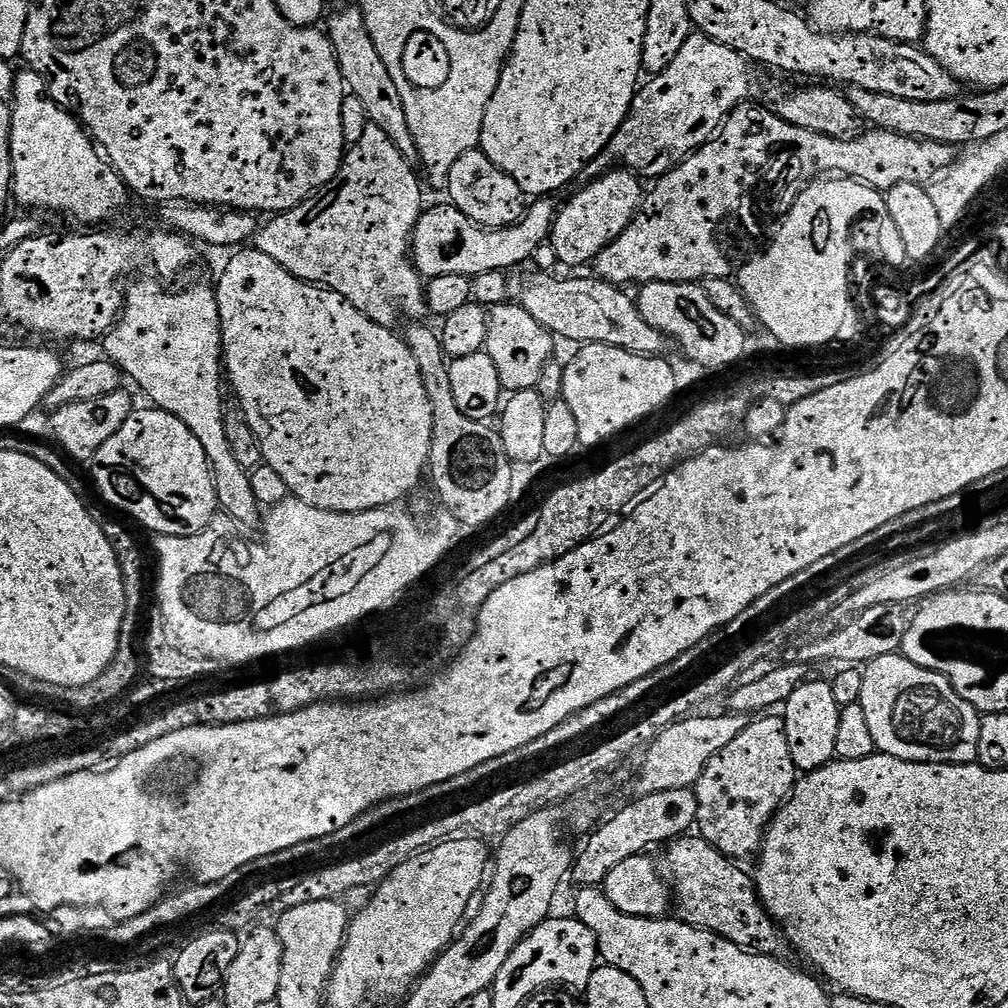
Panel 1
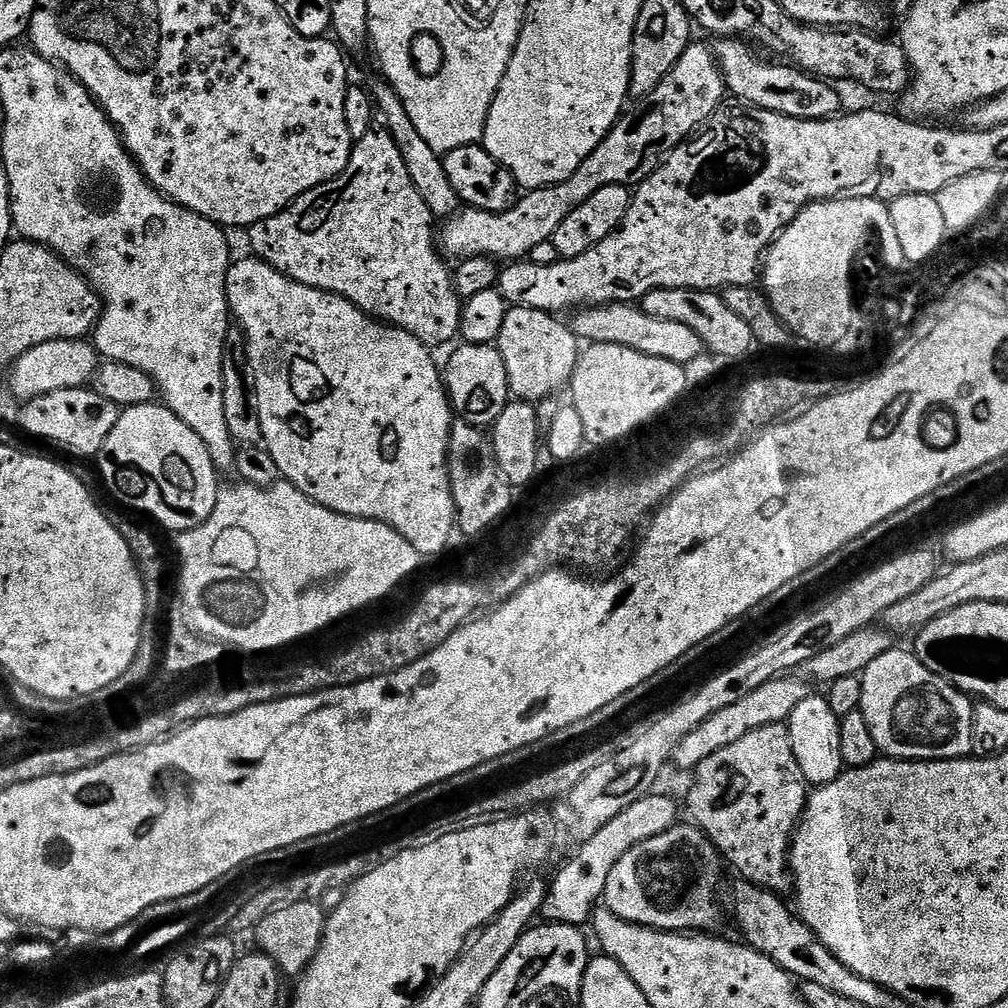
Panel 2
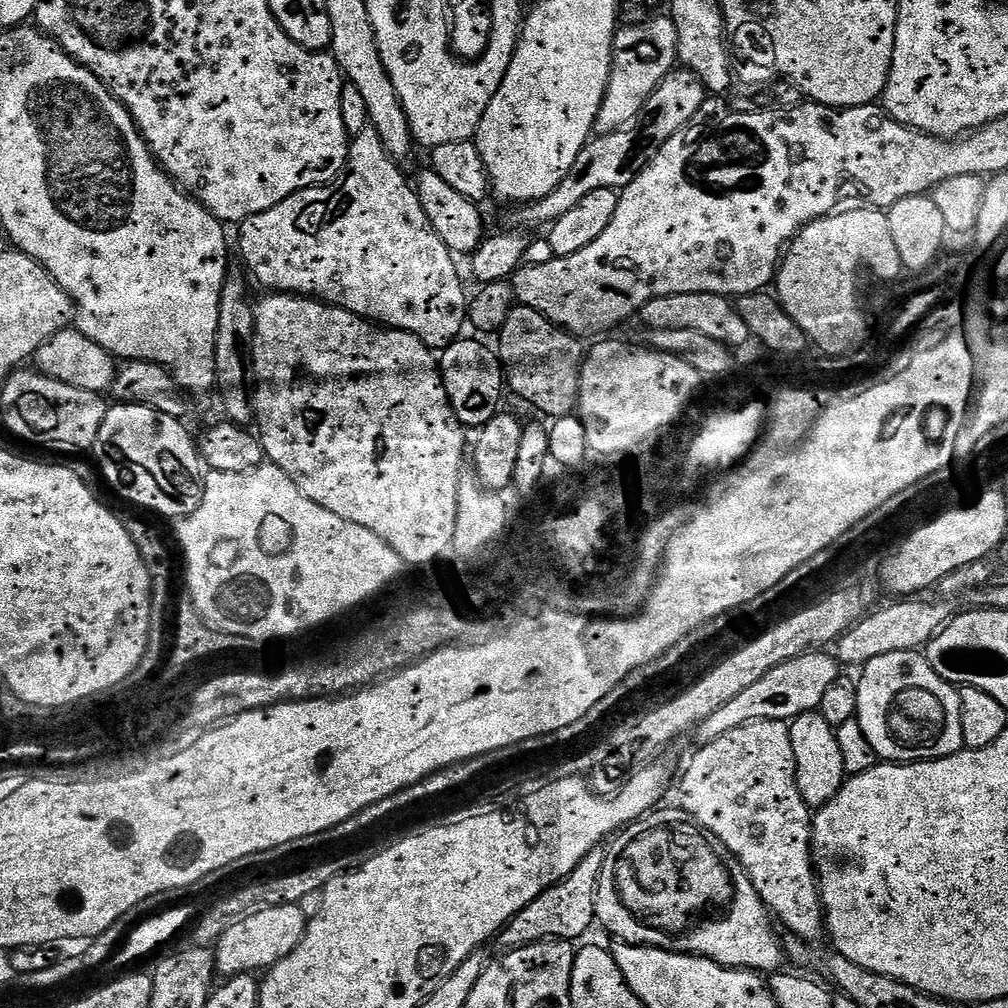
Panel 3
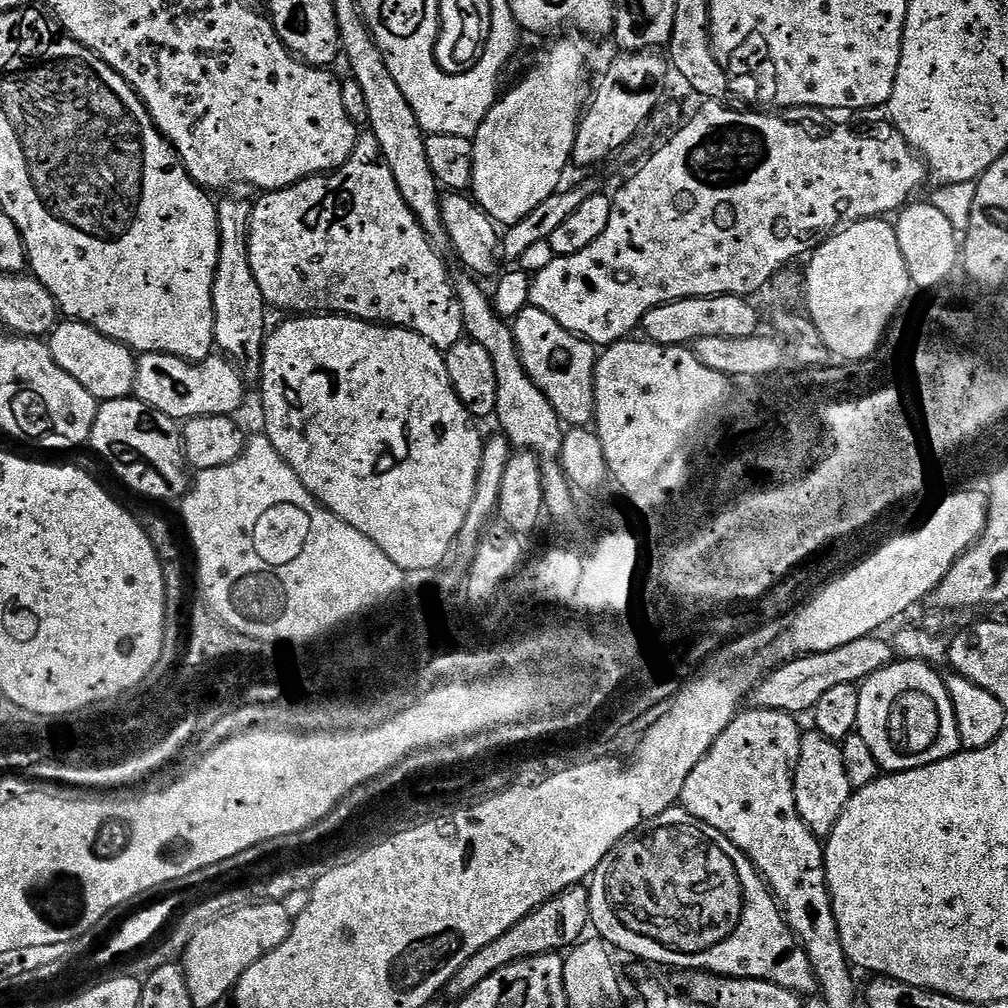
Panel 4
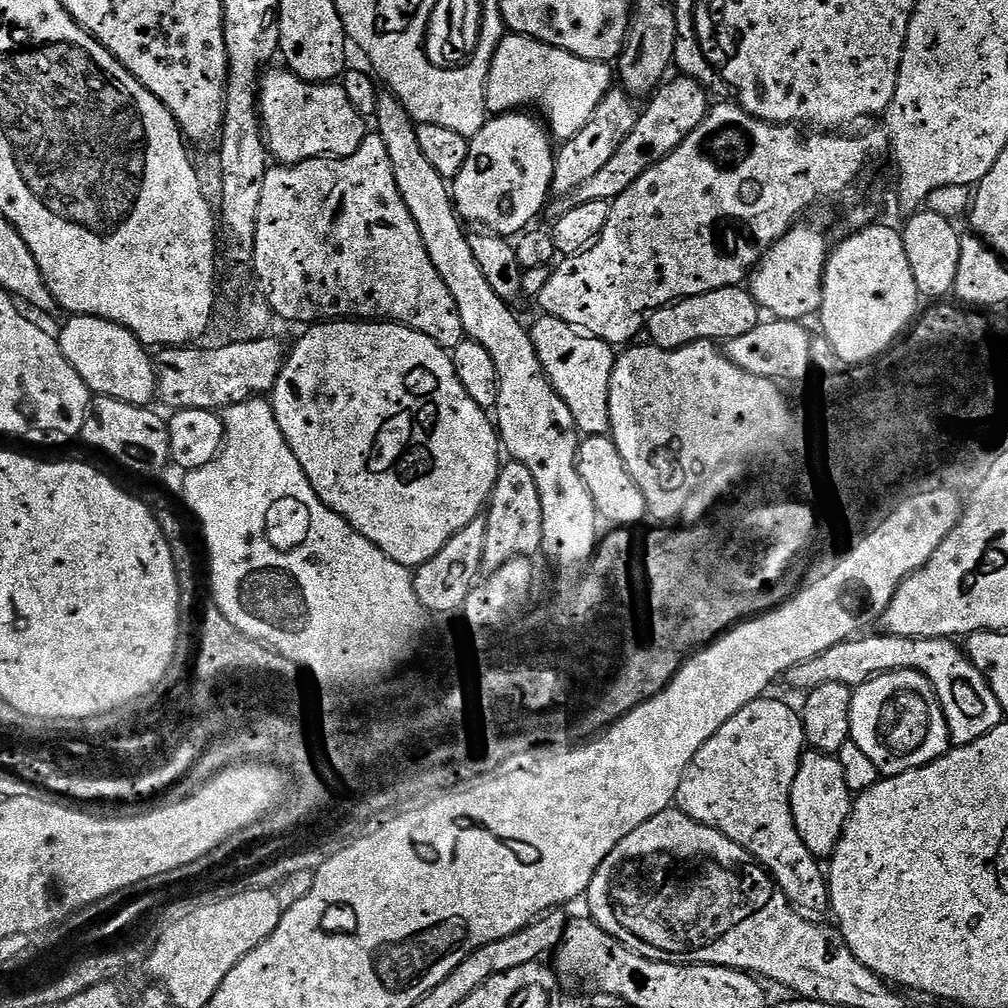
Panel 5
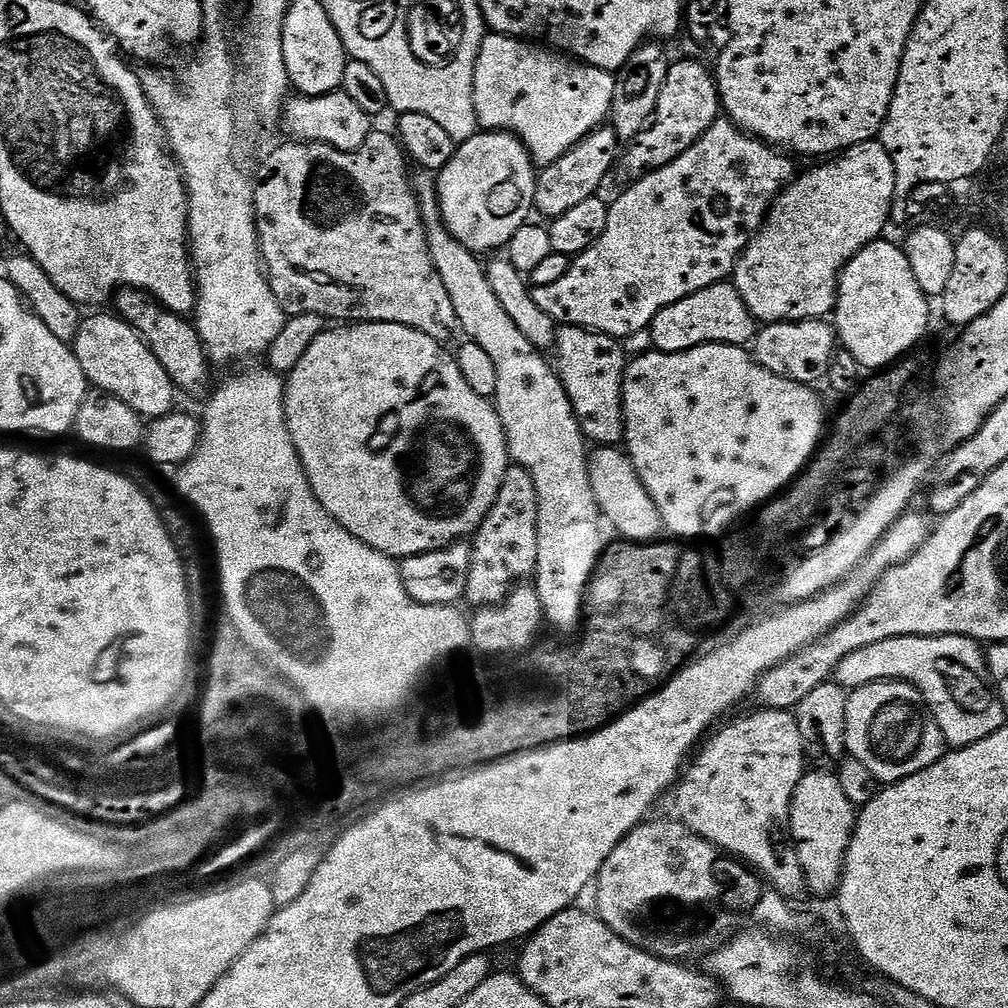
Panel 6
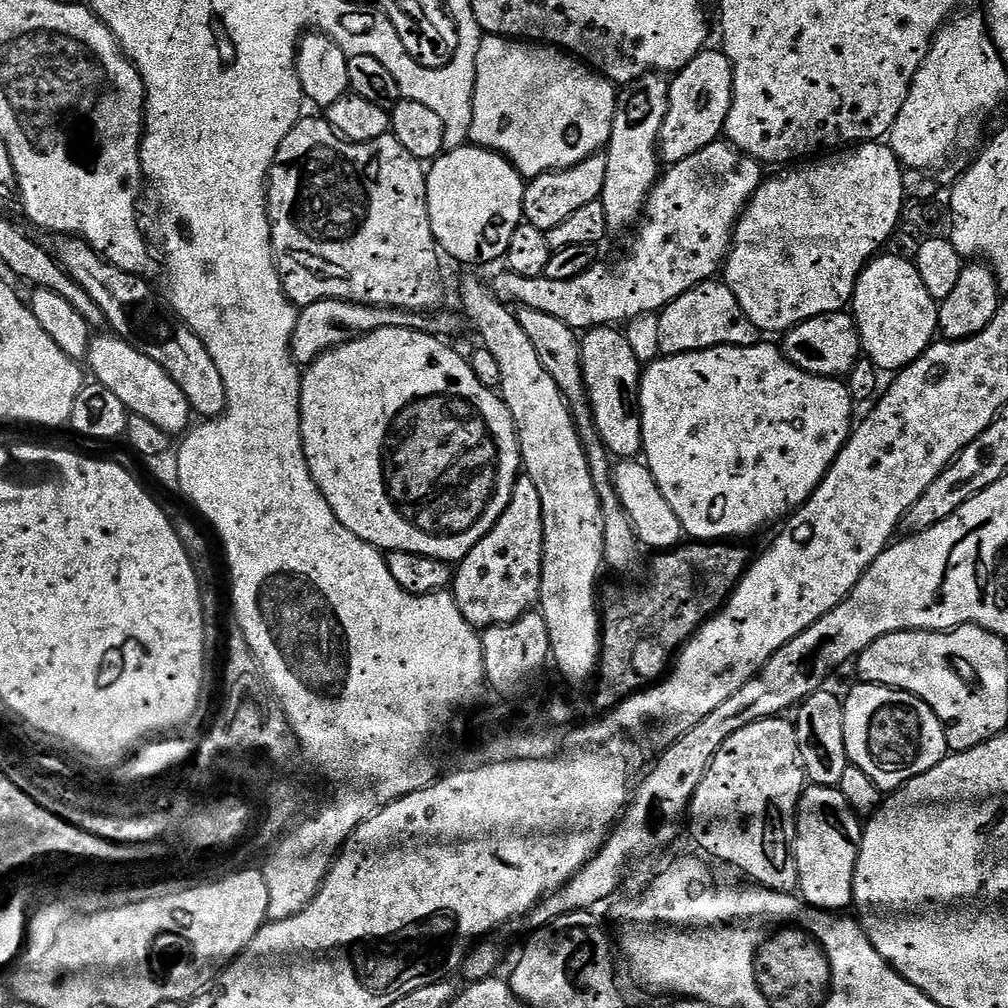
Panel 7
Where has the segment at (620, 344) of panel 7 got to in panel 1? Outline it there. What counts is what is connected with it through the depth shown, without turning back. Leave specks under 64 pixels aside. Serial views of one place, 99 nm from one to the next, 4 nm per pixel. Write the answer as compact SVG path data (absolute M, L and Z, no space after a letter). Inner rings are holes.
M519 302L495 305L488 313L486 351L490 358L494 358L494 366L498 369L498 378L505 393L535 388L538 378L542 378L542 370L553 359L552 343L552 333L546 331L542 322L533 318Z

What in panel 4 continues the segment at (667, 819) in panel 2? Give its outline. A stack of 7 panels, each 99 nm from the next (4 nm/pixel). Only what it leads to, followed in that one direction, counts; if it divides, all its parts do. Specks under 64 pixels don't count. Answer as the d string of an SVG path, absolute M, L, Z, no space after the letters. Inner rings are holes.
M584 886L567 888L562 894L550 898L545 904L538 906L530 914L526 914L526 918L522 918L522 922L510 926L510 930L506 930L506 934L502 934L502 938L494 938L494 942L482 946L482 950L478 950L478 954L471 956L452 975L446 989L446 996L449 996L453 1002L459 1002L465 996L469 996L478 986L482 986L482 982L486 982L486 978L490 978L490 974L498 974L498 970L502 970L514 962L541 956L547 952L559 953L561 950L571 949L581 943L582 937L585 935L583 932L589 931L589 928L588 888Z

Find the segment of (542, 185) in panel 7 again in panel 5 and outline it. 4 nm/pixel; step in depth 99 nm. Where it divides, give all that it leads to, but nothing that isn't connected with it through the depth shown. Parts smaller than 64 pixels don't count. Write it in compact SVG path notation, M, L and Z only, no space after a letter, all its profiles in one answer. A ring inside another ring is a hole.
M612 87L602 98L602 102L598 102L598 110L594 110L590 122L586 122L586 126L582 126L582 130L578 130L574 138L565 140L559 145L555 153L554 176L550 189L553 197L565 196L570 194L570 190L578 190L582 182L594 178L594 174L598 174L598 170L603 170L606 162L610 162L610 158L618 154L618 146L622 146L626 134L630 134L630 130L634 130L636 125L638 115L636 104L637 101L629 96L623 87Z

